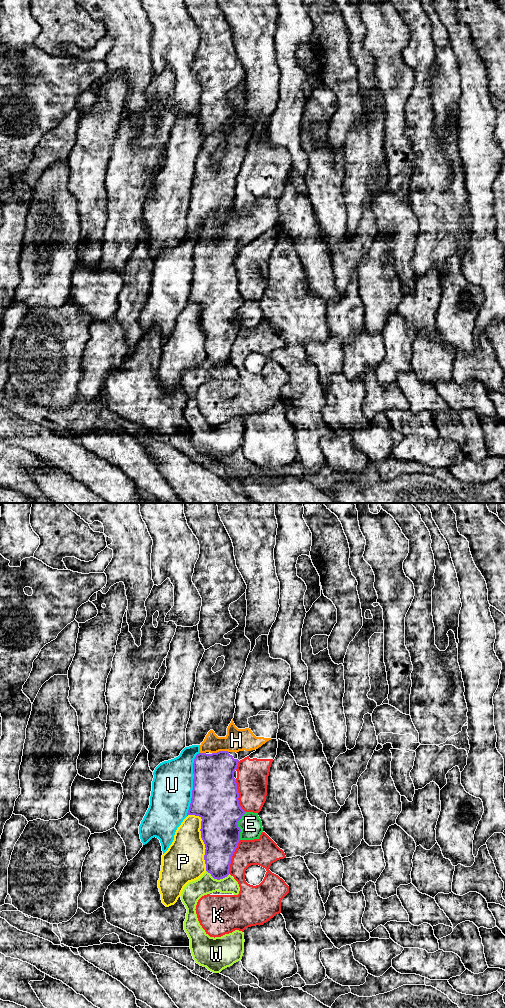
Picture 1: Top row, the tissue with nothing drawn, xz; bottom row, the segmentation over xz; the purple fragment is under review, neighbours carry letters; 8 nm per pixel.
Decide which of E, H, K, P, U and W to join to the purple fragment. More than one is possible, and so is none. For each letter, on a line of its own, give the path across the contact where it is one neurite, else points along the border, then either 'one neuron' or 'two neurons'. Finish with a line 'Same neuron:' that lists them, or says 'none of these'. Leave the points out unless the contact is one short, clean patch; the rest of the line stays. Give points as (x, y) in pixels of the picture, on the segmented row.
E: two neurons
H: way xz (214, 781), (220, 751), (227, 744), (236, 740); one neuron
K: two neurons
P: two neurons
U: two neurons
W: two neurons
Same neuron: H

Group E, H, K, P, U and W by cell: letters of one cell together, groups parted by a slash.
E / H / K / P / U / W

